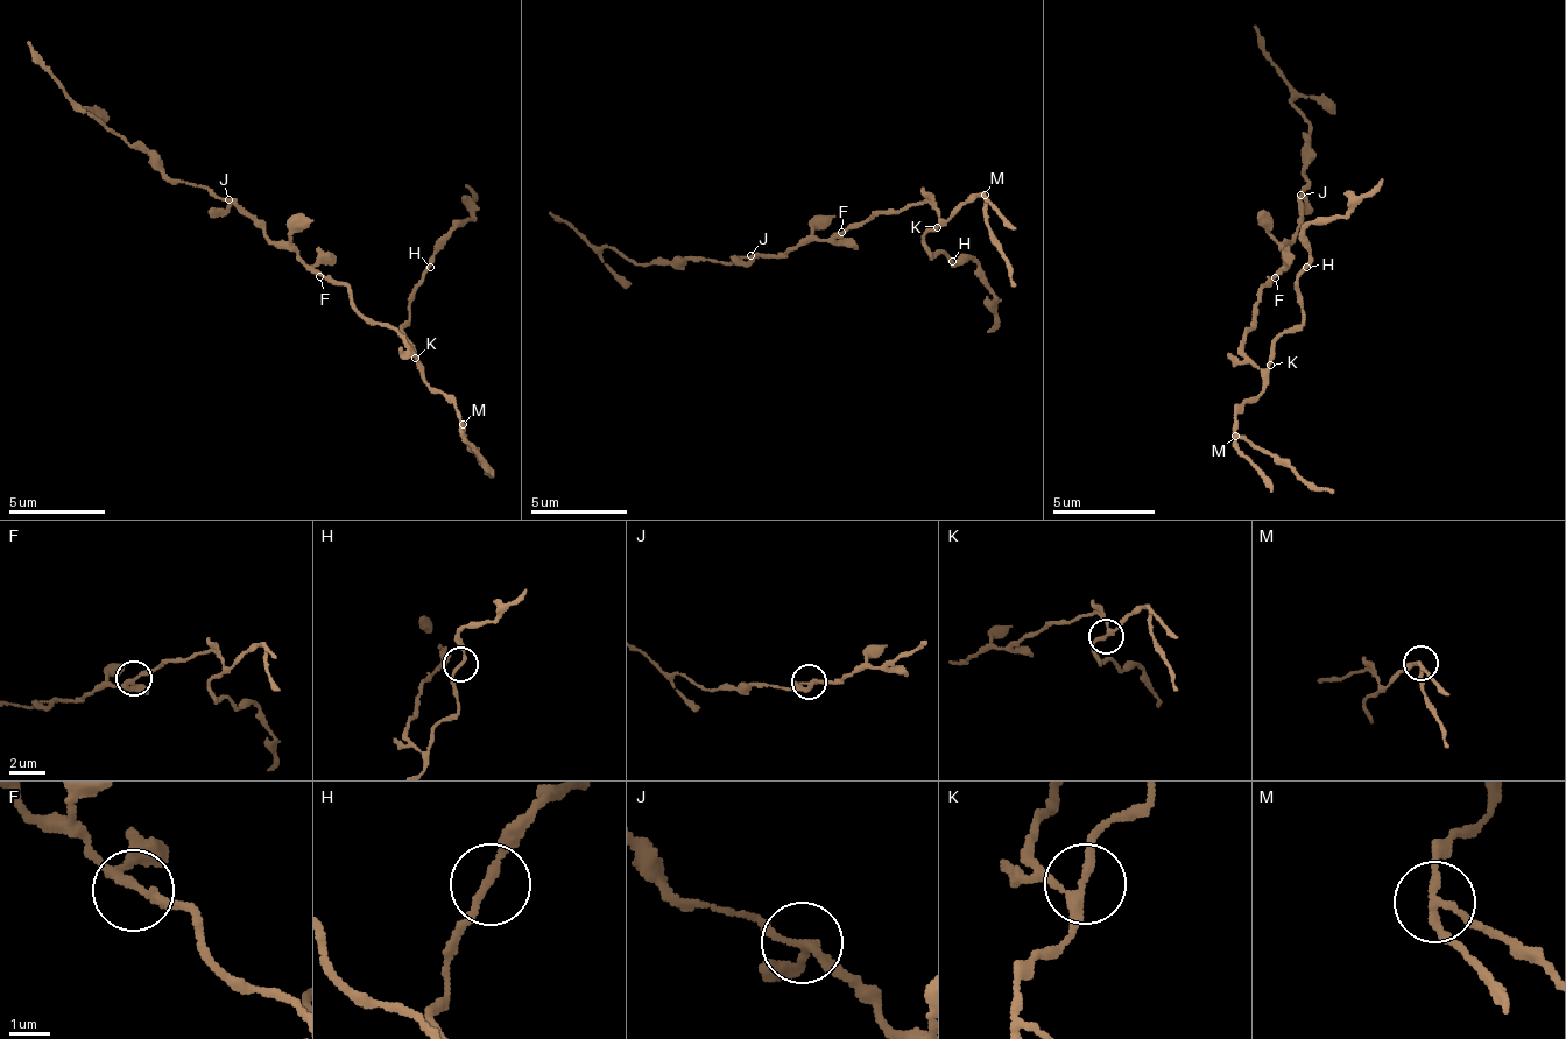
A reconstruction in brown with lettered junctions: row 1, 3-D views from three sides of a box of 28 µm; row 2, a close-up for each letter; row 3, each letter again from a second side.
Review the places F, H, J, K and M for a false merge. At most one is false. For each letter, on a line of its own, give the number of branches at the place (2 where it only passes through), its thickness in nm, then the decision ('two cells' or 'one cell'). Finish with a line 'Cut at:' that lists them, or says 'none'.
F: 3 branches meet; 190 nm thick; one cell
H: 2 branches meet; 180 nm thick; one cell
J: 3 branches meet; 170 nm thick; one cell
K: 3 branches meet; 200 nm thick; one cell
M: 3 branches meet; 170 nm thick; two cells
Cut at: M

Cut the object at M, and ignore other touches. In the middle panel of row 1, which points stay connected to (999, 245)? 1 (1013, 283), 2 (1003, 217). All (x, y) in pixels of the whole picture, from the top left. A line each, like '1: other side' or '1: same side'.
1: same side
2: other side

